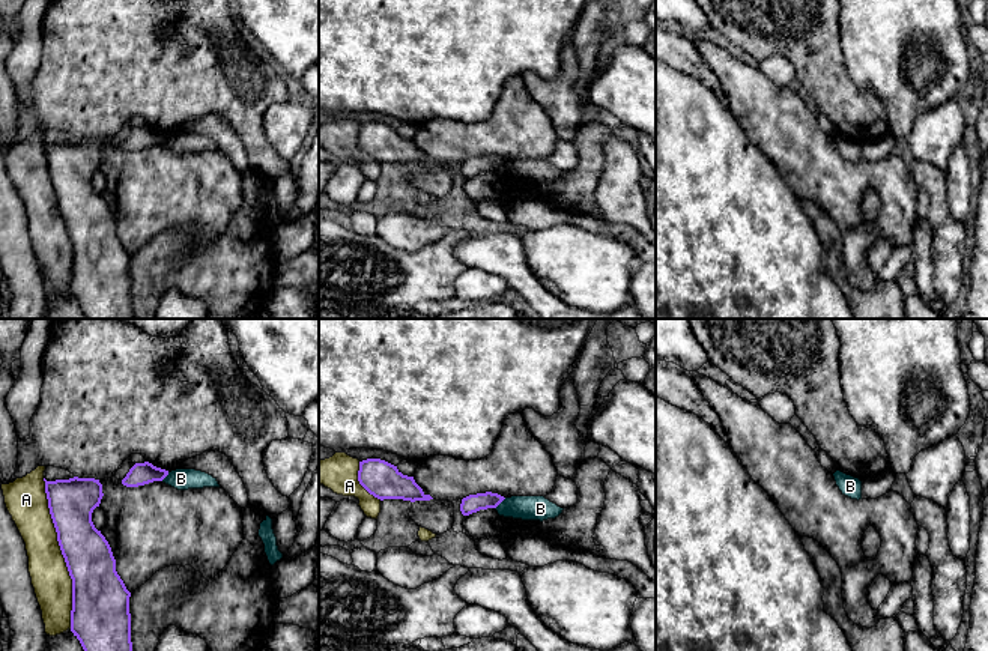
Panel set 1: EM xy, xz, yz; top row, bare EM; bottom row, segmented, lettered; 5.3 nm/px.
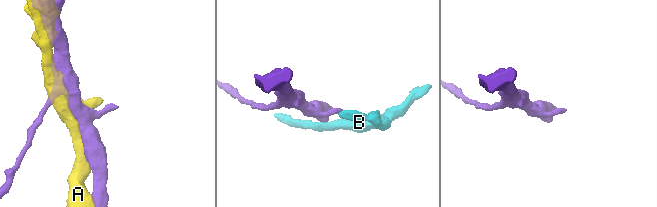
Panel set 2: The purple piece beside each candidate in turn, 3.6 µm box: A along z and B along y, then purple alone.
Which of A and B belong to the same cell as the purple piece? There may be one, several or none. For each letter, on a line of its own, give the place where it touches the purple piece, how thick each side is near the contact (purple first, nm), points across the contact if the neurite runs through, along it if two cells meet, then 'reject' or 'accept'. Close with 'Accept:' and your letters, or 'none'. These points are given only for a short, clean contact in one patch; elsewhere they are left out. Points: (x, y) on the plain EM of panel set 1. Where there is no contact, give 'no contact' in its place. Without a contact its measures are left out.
A: xy (62, 217) | 260/200 nm | reject
B: xz (500, 166) | 100/130 nm | along xz (506, 161), (495, 172) | reject
Accept: none

